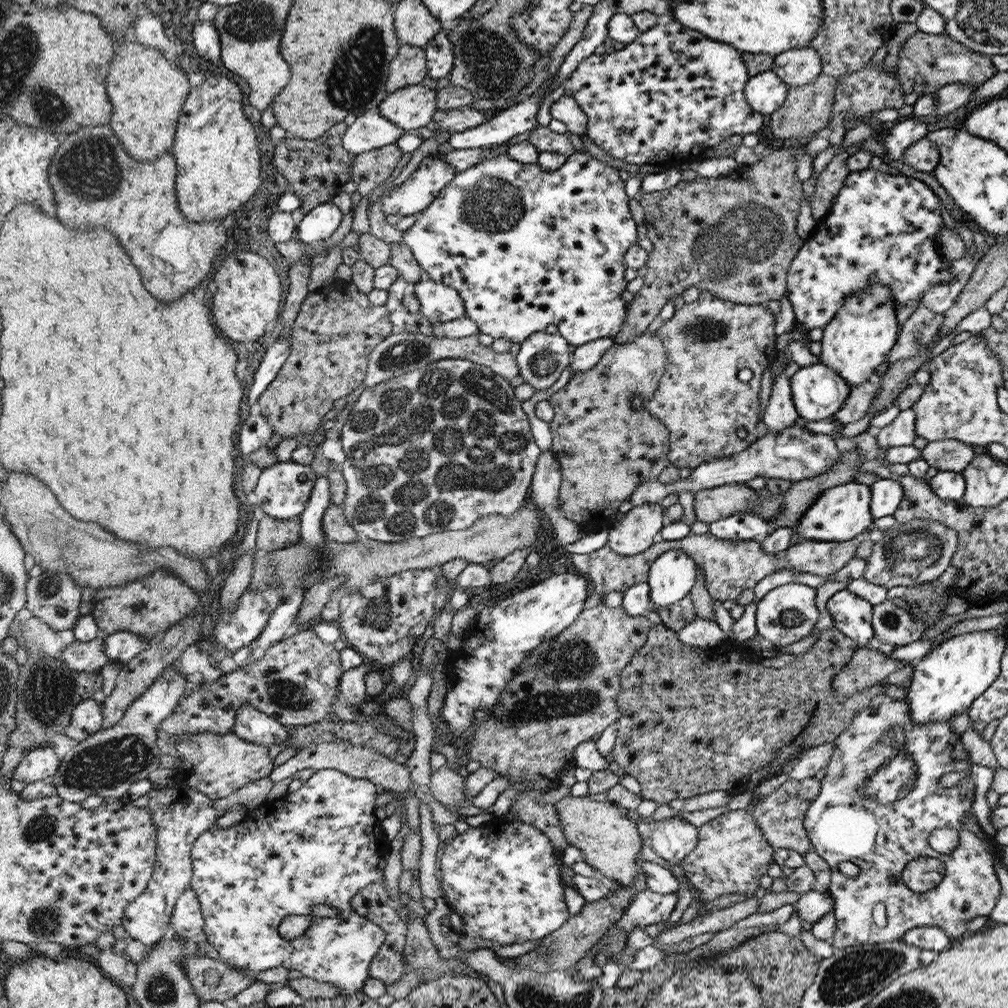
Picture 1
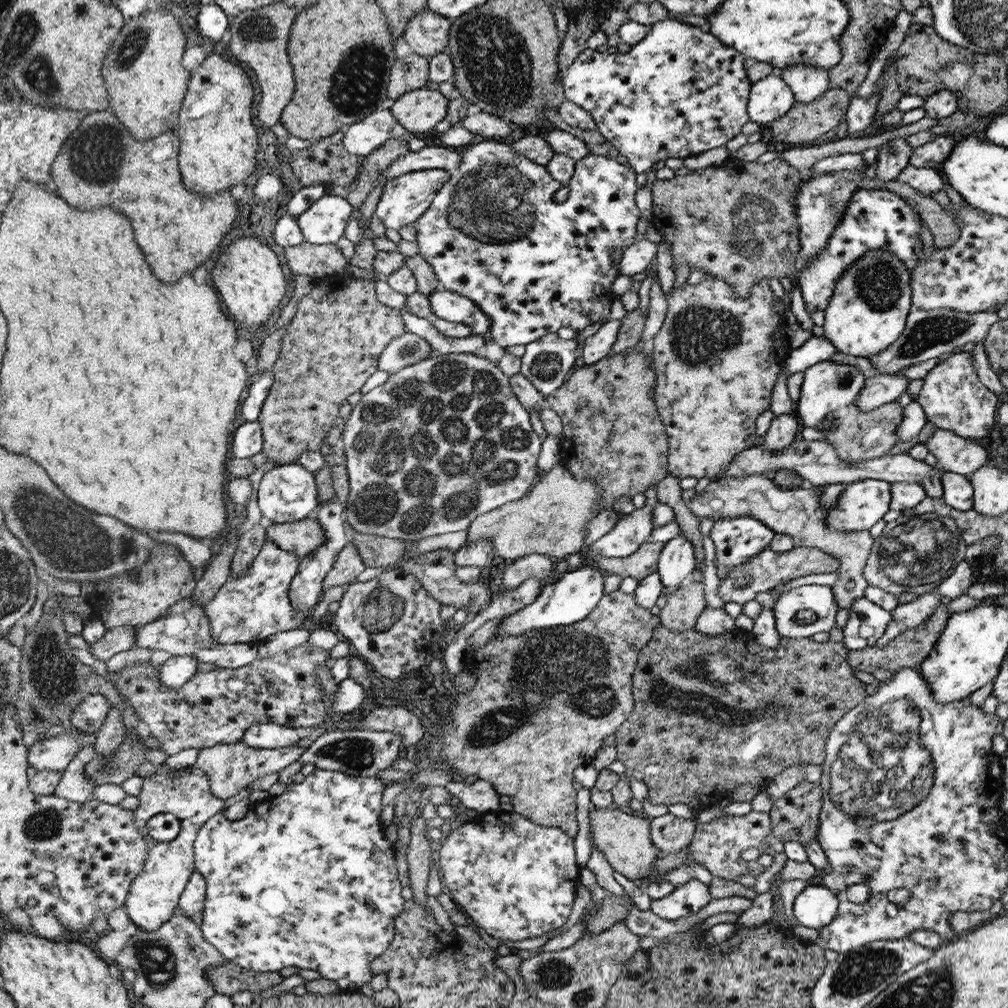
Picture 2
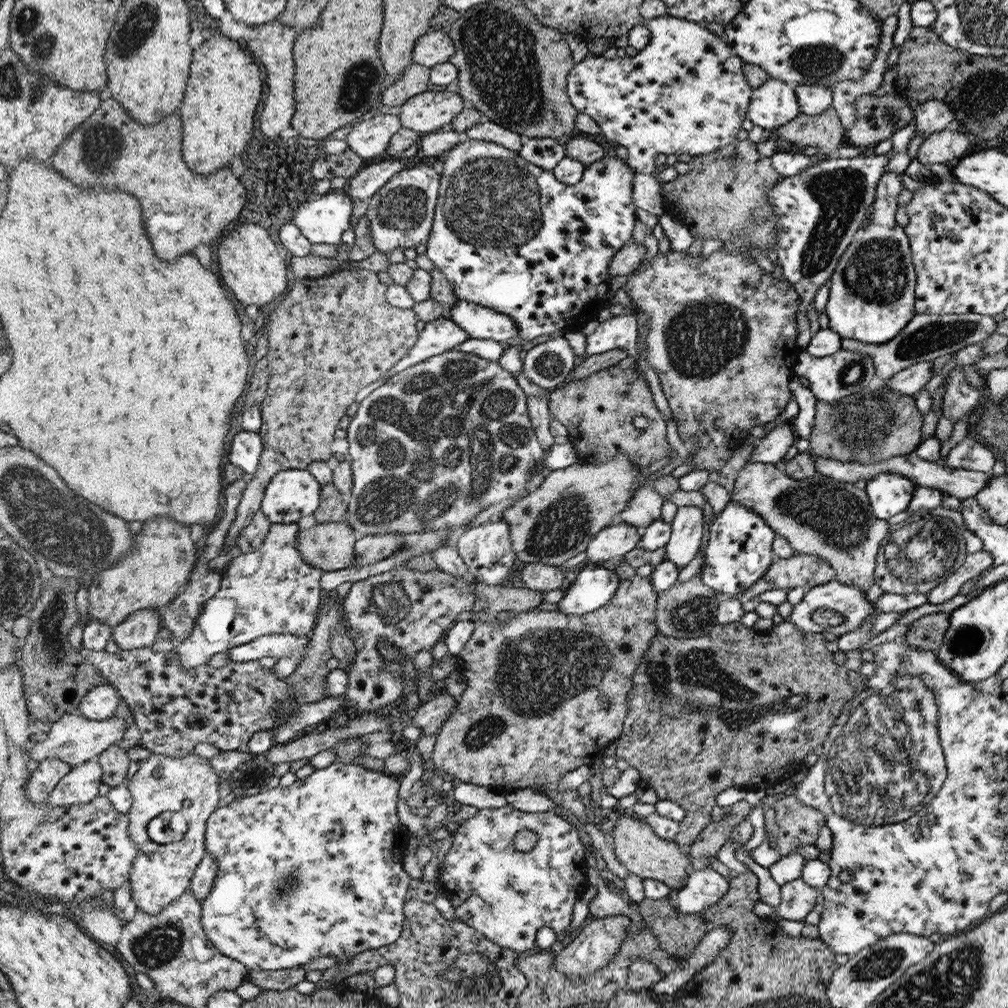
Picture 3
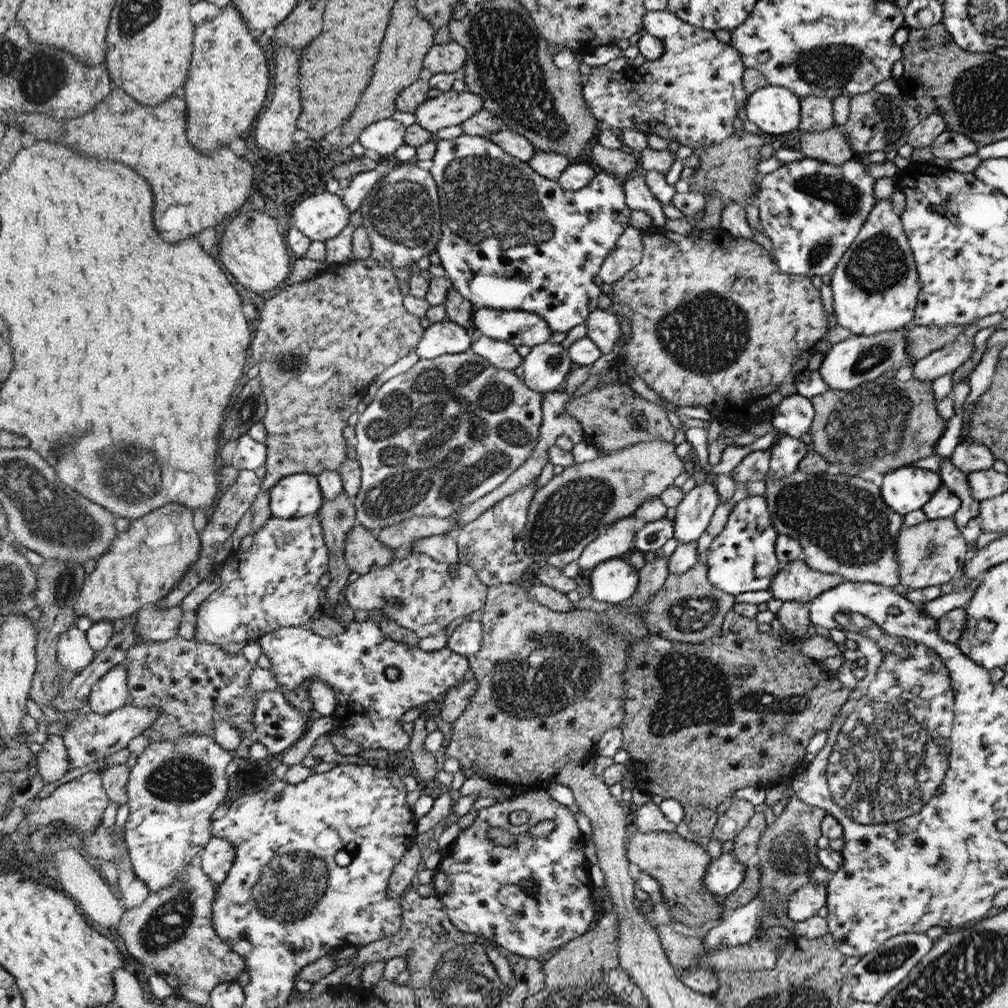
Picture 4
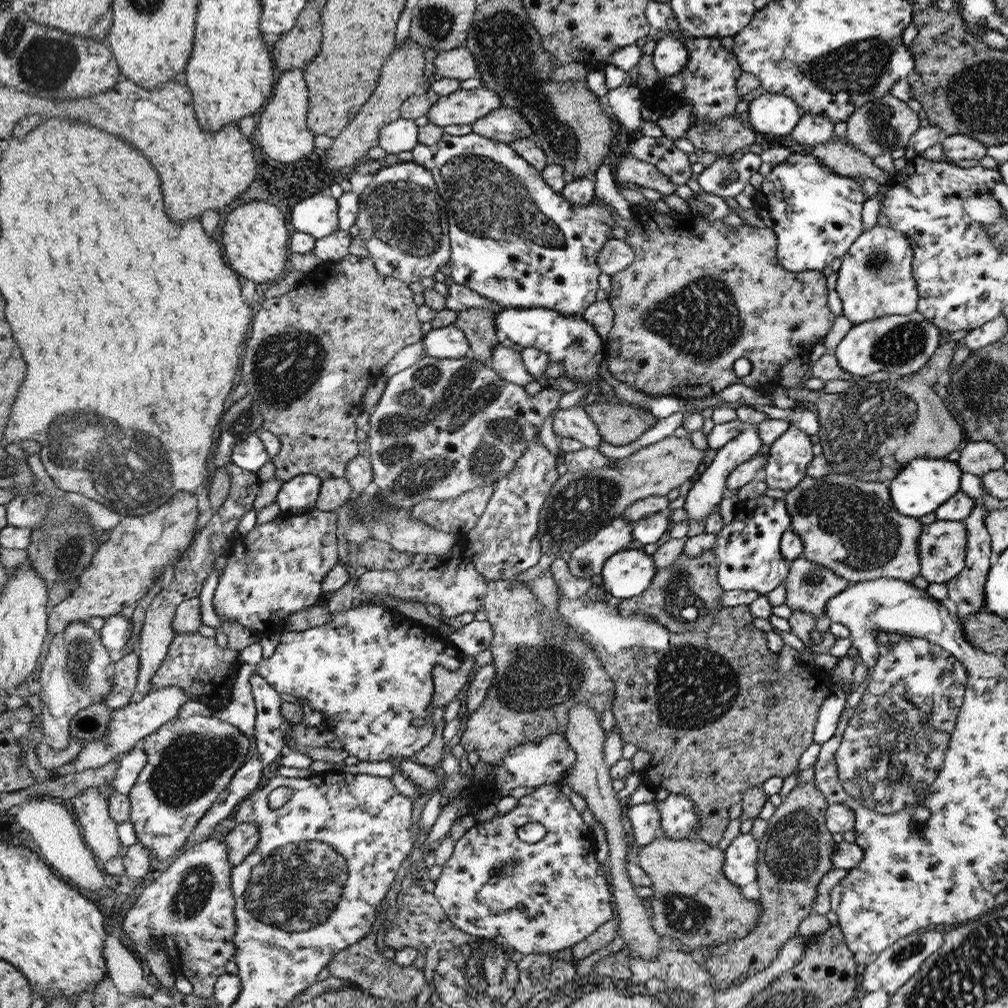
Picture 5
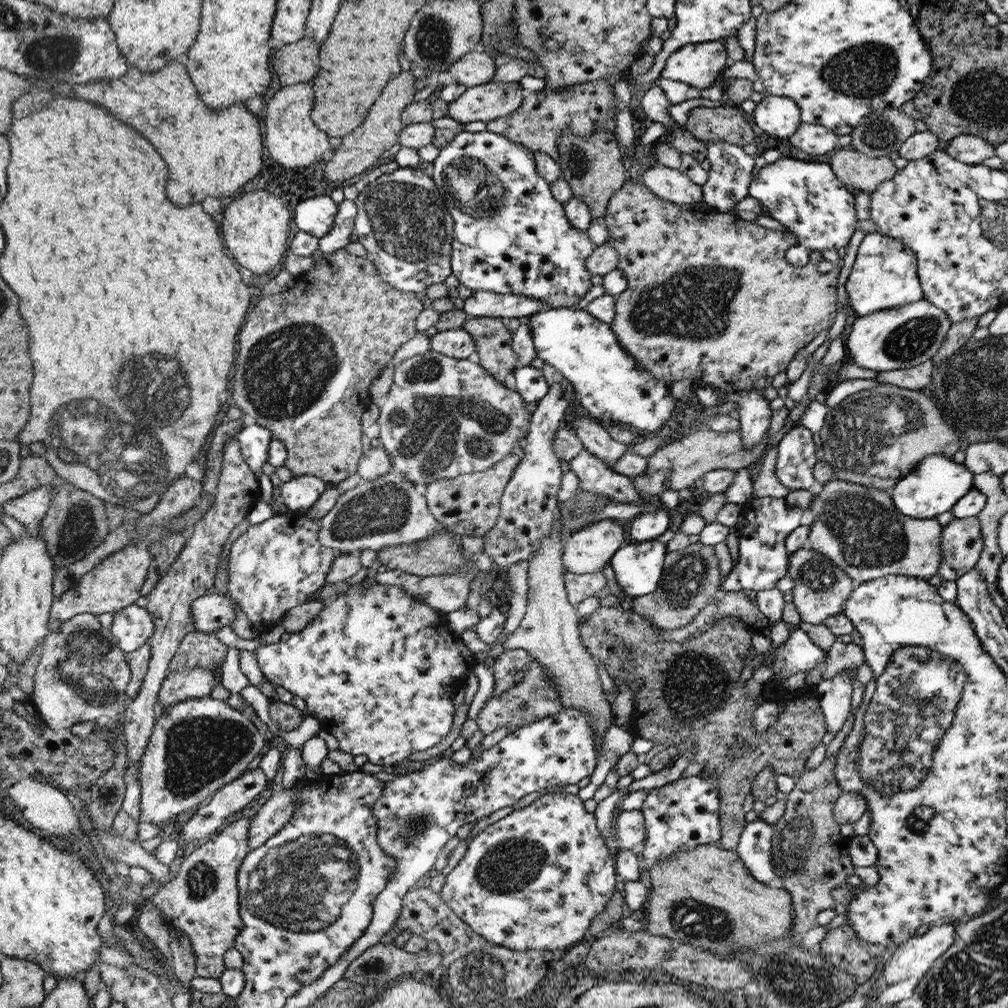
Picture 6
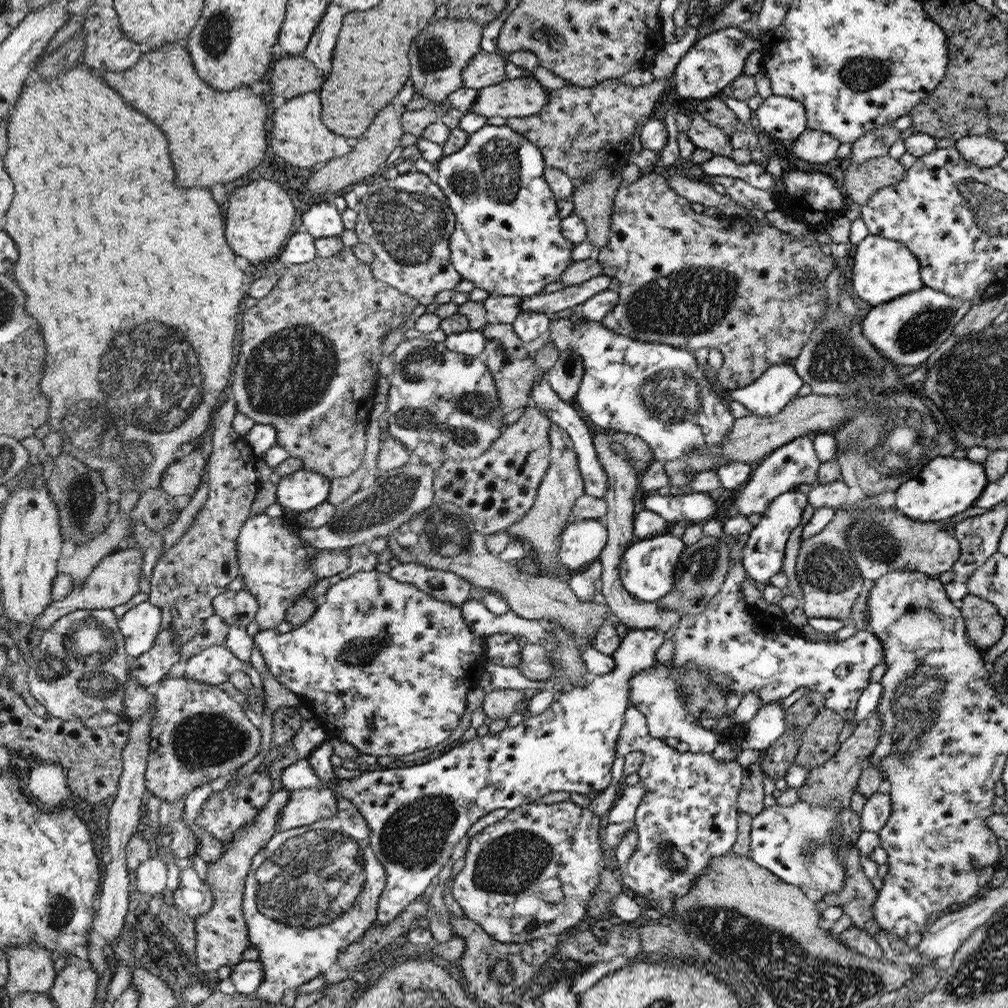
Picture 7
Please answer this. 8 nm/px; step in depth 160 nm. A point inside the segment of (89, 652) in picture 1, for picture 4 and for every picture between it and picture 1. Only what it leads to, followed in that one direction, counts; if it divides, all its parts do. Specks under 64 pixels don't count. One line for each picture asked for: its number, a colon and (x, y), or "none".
2: (117, 639)
3: (141, 629)
4: (153, 624)

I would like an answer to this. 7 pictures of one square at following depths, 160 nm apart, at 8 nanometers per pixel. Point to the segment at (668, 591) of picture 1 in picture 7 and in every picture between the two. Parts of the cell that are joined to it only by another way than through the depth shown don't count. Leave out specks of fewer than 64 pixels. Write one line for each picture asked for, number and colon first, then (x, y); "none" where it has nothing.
2: (678, 558)
3: (685, 541)
4: (694, 514)
5: (706, 493)
6: (755, 413)
7: (767, 396)

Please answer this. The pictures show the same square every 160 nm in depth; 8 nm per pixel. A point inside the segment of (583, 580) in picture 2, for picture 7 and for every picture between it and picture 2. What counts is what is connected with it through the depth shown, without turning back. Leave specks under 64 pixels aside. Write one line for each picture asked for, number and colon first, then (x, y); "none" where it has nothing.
3: (594, 587)
4: (614, 581)
5: (627, 574)
6: (637, 567)
7: (647, 569)

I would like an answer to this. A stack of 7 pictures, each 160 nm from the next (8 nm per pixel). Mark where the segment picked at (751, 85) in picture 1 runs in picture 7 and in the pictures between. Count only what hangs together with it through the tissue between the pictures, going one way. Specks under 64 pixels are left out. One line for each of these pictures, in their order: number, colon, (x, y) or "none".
2: (770, 98)
3: (775, 103)
4: (776, 111)
5: (770, 113)
6: (780, 116)
7: (781, 117)

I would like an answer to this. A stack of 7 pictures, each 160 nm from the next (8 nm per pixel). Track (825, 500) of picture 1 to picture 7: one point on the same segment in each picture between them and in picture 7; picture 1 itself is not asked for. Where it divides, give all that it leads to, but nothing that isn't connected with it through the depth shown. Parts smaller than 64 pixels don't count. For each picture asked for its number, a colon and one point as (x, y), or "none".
2: (861, 505)
3: (890, 494)
4: (907, 489)
5: (925, 483)
6: (936, 483)
7: (948, 486)

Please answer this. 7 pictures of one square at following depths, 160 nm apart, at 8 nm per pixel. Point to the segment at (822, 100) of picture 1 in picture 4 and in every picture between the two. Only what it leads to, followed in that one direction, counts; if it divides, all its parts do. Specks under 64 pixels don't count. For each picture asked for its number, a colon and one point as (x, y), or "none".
2: (806, 121)
3: (824, 131)
4: (830, 146)

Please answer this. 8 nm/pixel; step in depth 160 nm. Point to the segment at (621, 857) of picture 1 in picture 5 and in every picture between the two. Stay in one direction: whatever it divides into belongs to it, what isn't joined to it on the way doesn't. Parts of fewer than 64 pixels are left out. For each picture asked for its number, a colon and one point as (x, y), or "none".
2: (623, 839)
3: (642, 852)
4: (679, 866)
5: (693, 901)

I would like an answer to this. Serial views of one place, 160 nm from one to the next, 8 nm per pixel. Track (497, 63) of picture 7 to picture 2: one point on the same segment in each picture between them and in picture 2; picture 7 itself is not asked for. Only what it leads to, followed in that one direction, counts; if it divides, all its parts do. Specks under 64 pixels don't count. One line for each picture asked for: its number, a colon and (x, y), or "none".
2: (428, 33)
3: (436, 47)
4: (450, 57)
5: (458, 64)
6: (475, 68)

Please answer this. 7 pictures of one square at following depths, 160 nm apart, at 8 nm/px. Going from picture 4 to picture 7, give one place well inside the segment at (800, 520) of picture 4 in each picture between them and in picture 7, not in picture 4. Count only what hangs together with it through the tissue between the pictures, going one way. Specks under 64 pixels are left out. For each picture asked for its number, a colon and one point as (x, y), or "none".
5: (851, 526)
6: (858, 528)
7: (882, 541)

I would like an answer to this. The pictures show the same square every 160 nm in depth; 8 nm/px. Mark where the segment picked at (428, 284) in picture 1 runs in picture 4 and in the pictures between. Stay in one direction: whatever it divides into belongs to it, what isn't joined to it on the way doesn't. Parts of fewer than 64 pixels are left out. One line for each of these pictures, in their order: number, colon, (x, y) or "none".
2: (450, 306)
3: (478, 321)
4: (519, 328)

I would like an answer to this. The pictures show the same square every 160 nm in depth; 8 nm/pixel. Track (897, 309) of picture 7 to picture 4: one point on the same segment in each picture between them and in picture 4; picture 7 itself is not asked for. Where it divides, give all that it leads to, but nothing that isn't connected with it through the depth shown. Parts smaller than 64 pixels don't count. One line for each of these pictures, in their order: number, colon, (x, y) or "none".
4: (859, 359)
5: (903, 344)
6: (902, 337)

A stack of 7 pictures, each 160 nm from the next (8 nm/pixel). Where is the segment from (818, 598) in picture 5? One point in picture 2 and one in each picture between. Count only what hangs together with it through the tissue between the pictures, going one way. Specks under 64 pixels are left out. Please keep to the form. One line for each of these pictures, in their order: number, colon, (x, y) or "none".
2: (768, 569)
3: (802, 570)
4: (797, 581)

